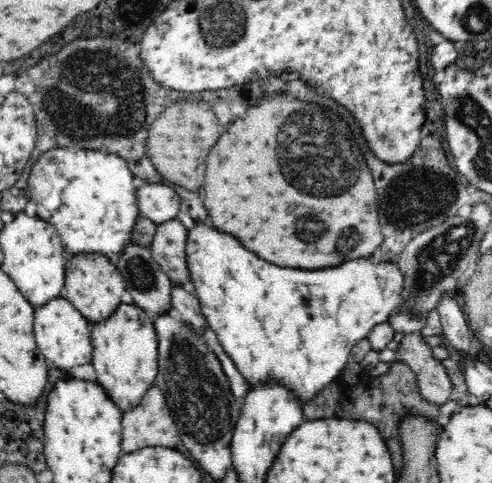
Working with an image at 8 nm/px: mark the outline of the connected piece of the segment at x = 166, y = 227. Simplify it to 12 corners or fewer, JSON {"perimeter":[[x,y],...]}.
{"perimeter":[[158,224],[150,251],[171,282],[192,287],[188,230]]}

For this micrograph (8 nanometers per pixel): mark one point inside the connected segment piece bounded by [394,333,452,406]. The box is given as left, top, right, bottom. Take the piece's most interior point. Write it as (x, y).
(414, 351)

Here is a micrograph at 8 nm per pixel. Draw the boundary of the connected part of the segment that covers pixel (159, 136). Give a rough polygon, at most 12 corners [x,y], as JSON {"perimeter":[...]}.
{"perimeter":[[178,102],[148,130],[160,176],[202,188],[226,128],[206,102]]}

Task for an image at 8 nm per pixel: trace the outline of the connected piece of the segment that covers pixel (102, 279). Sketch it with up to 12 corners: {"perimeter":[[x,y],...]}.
{"perimeter":[[68,257],[63,295],[90,324],[122,304],[116,263]]}

